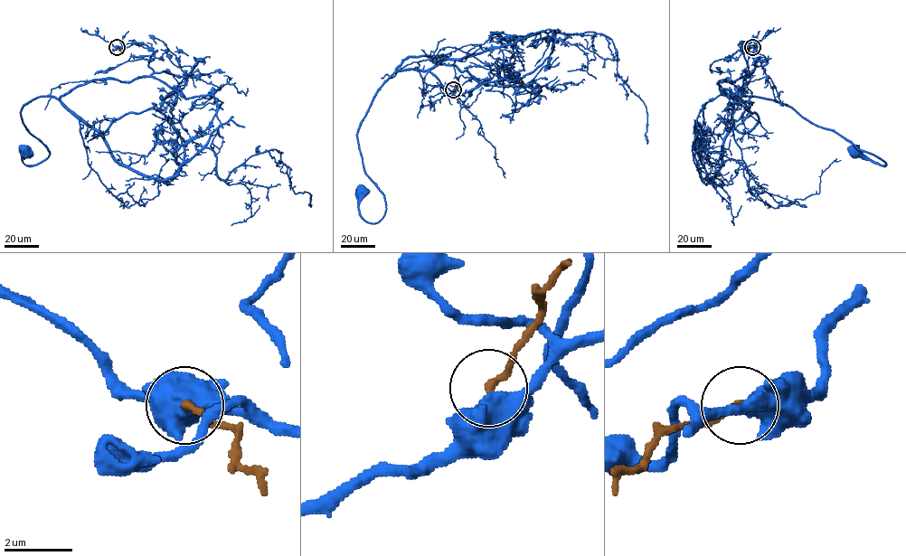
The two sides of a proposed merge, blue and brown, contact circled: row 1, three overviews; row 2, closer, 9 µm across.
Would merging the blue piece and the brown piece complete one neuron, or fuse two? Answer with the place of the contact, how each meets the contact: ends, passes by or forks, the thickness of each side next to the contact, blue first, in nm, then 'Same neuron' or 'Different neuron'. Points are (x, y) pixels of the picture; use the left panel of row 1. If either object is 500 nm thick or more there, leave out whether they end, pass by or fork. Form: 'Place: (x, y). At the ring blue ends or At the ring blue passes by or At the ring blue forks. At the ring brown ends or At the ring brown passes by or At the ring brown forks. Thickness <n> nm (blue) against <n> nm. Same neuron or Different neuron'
Place: (117, 47). Thickness 500 nm (blue) against 220 nm. Different neuron

